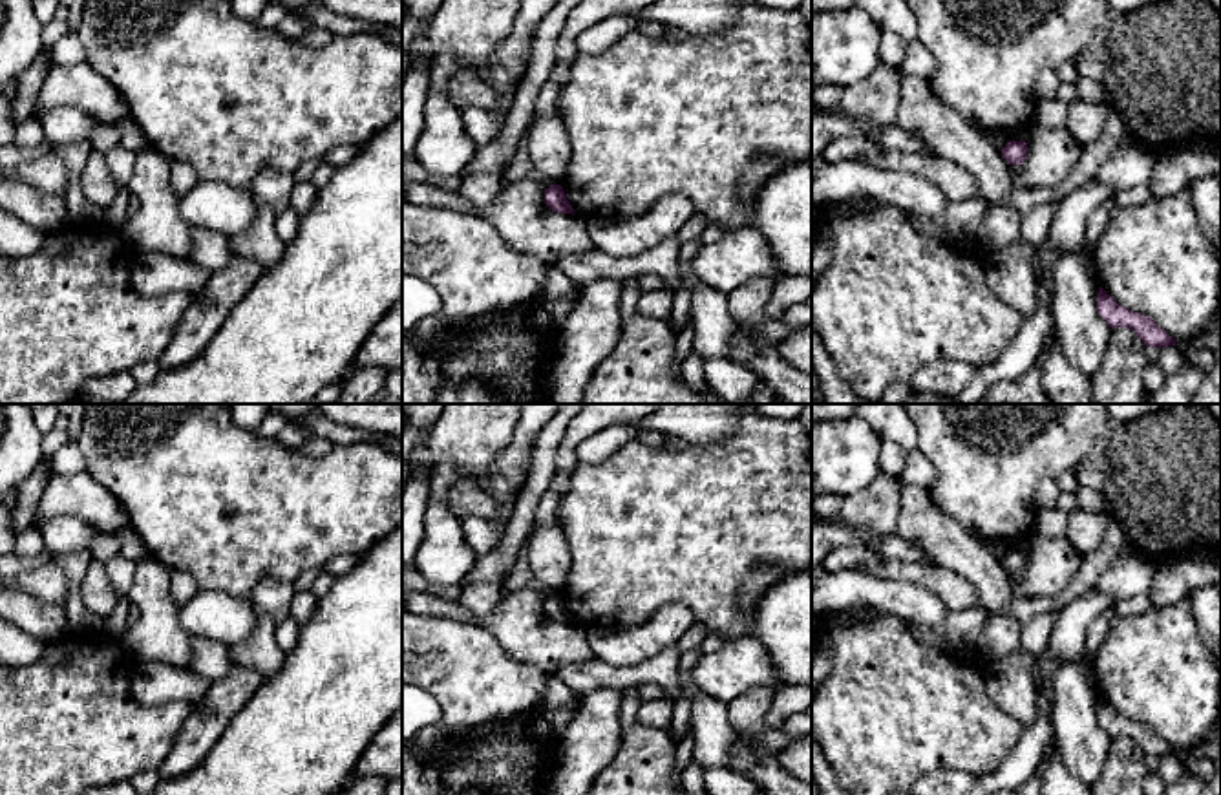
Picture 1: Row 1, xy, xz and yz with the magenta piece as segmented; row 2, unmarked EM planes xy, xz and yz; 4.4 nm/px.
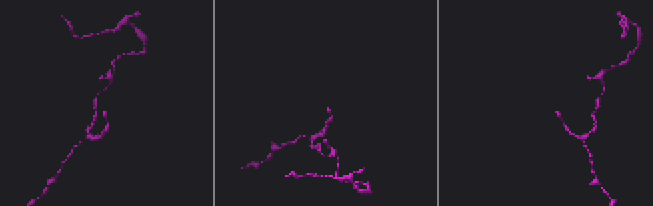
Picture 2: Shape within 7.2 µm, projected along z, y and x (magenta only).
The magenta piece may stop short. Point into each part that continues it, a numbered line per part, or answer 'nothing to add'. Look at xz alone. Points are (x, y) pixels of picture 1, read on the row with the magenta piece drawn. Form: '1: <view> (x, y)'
nothing to add

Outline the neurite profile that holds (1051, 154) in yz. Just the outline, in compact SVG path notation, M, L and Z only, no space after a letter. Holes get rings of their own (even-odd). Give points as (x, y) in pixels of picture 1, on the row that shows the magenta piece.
M1033 128L1025 161L1020 166L1009 164L1011 183L1014 188L1056 188L1075 168L1080 155L1082 146L1066 128Z

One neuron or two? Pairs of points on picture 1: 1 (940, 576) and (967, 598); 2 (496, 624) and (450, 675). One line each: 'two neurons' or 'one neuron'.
1: one neuron
2: two neurons

